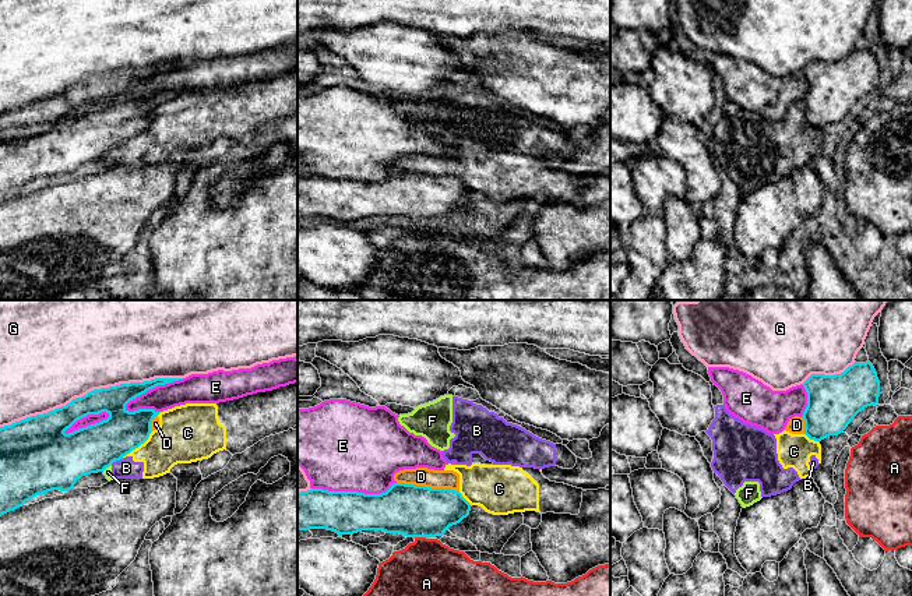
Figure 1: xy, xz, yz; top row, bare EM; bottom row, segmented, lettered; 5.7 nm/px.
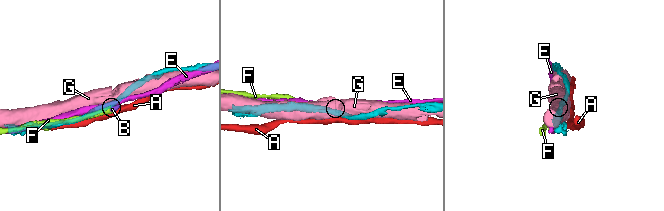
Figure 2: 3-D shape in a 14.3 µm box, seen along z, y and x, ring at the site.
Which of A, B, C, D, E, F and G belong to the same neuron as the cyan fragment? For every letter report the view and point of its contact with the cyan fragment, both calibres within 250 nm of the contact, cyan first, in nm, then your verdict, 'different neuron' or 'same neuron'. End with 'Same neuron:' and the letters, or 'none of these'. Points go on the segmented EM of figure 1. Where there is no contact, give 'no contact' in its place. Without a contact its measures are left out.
A: xz (421, 536) | 300/320 nm | different neuron
B: xy (116, 459) | 280/120 nm | different neuron
C: xy (137, 447) | 260/280 nm | different neuron
D: xz (428, 487) | 300/110 nm | different neuron
E: xy (152, 387) | 180/170 nm | different neuron
F: xy (106, 466) | 280/50 nm | different neuron
G: xy (91, 391) | 160/500 nm | different neuron
Same neuron: none of these

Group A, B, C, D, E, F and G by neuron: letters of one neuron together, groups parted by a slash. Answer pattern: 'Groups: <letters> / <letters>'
Groups: A / B C D F / E / G

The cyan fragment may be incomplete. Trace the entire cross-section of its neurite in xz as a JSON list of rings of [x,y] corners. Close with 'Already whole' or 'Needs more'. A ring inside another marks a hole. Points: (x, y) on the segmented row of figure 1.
[[[394,483],[381,494],[311,489],[297,493],[297,530],[327,529],[342,535],[383,530],[406,537],[436,537],[469,515],[471,504],[459,491]]]. Already whole

